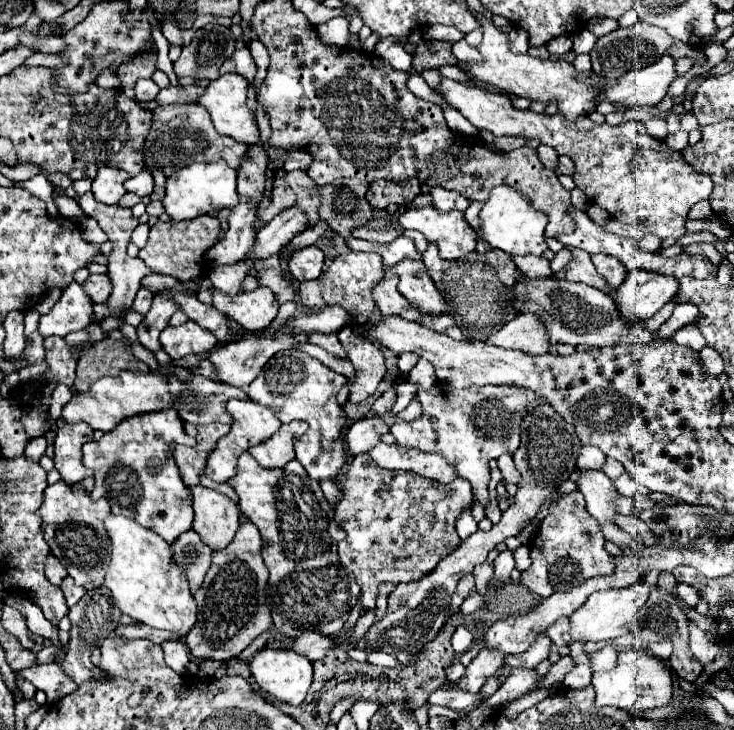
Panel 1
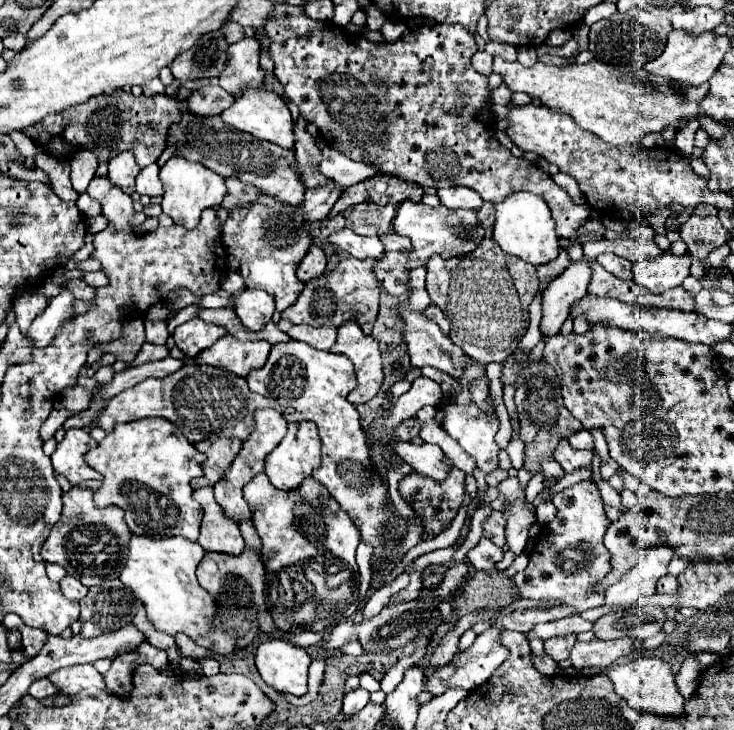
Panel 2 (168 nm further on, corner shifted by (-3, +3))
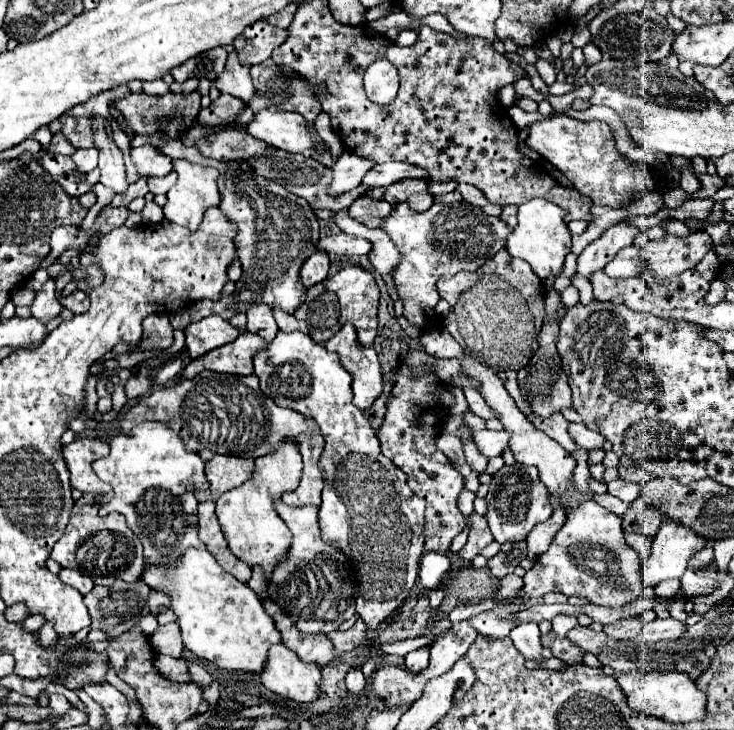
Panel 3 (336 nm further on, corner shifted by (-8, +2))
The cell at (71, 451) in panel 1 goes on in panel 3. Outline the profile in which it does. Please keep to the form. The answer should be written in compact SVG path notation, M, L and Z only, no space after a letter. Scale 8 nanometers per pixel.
M79 435L75 437L75 441L65 445L63 459L71 473L71 487L83 493L109 493L111 485L101 481L91 469L91 463L97 457L105 457L107 453L109 453L109 445L95 437Z

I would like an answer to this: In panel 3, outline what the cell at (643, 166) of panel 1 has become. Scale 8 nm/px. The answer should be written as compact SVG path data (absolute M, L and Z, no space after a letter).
M557 113L547 119L535 121L527 127L529 127L527 145L541 157L545 157L551 165L555 165L575 185L575 189L587 195L595 205L607 205L617 209L629 205L631 203L629 197L633 193L647 195L657 191L655 175L631 167L631 163L615 148L611 127L603 121L583 123Z

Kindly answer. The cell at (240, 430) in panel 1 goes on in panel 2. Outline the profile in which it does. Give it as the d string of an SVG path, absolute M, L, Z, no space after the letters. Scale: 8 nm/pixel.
M258 410L256 412L256 430L250 434L250 438L242 444L242 450L238 452L236 460L232 462L232 466L228 468L226 476L214 484L214 498L216 502L222 506L224 514L234 522L234 524L240 524L244 520L252 520L252 510L248 506L248 502L244 500L242 496L242 488L260 472L264 472L264 458L280 444L280 440L286 436L286 428L288 428L288 422L286 418L276 412L276 410Z

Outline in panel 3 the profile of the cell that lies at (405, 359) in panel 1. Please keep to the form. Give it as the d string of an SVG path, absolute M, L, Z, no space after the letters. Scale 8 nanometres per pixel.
M465 387L465 389L463 389L463 393L465 393L465 399L467 399L467 403L469 403L469 409L471 409L475 415L479 415L479 417L483 417L483 419L497 417L497 415L487 407L487 403L483 401L483 397L479 395L479 391L477 391L477 389Z

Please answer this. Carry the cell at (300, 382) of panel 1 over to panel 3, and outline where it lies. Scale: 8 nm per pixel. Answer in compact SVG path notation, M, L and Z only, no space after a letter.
M301 331L293 333L277 333L277 337L269 343L263 353L257 353L253 359L255 375L261 381L263 393L271 397L279 407L295 409L303 415L315 419L321 435L325 437L325 451L319 461L319 469L325 479L323 501L319 509L319 525L323 529L323 537L327 543L341 547L347 553L361 587L361 595L365 599L357 599L357 613L365 621L369 629L377 629L379 623L391 617L391 613L403 605L415 587L419 575L419 559L423 555L423 513L425 501L421 501L409 487L405 473L393 465L387 457L381 455L379 439L369 425L369 419L357 409L351 399L351 373L341 365L337 353L329 353L323 345L315 343L309 335Z

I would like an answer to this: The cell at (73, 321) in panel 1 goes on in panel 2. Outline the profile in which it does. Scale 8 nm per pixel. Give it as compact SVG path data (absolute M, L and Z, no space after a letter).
M66 288L62 290L56 298L50 300L48 308L44 310L42 316L38 316L30 330L28 330L28 340L32 340L32 344L36 348L44 348L52 342L52 338L56 336L56 332L60 330L60 326L74 316L72 312L72 302L74 302L74 296L72 292Z

